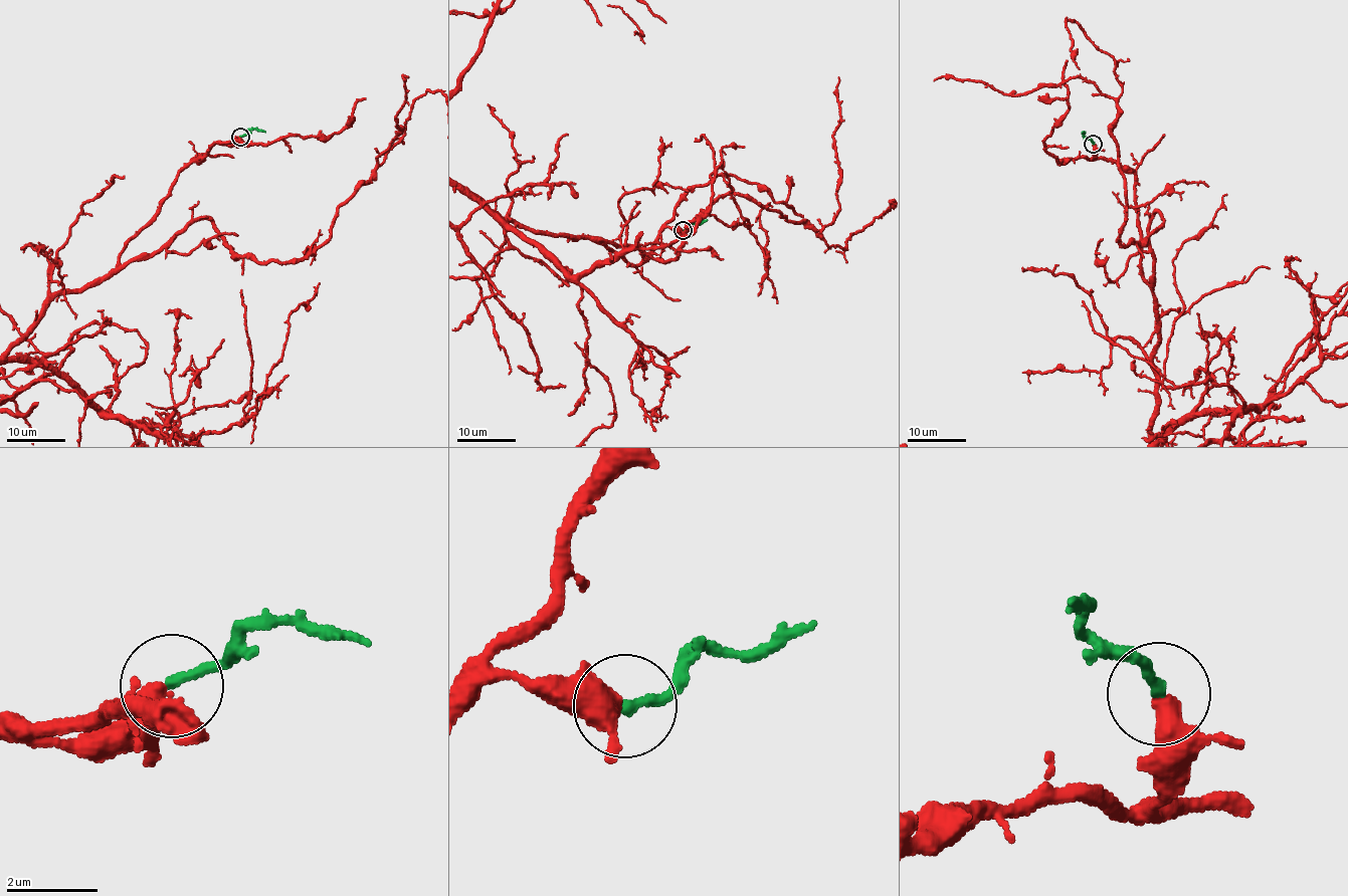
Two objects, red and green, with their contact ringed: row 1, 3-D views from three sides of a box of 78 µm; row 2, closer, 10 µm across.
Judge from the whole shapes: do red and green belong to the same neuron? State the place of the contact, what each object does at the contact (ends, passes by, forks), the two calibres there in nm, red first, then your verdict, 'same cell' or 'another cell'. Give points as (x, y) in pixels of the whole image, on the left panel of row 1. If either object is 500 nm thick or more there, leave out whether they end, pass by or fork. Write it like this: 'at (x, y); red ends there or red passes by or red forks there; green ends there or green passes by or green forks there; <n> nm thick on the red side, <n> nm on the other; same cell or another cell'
at (240, 137); red ends there; green ends there; 480 nm thick on the red side, 240 nm on the other; another cell

